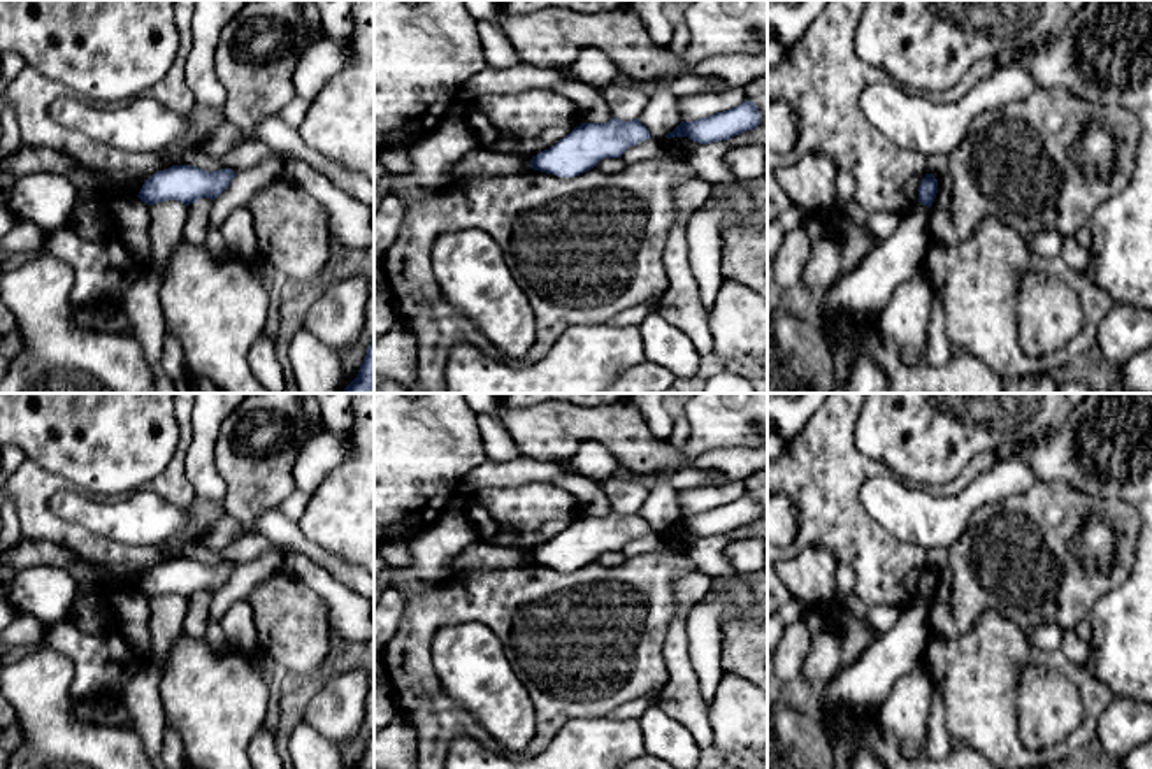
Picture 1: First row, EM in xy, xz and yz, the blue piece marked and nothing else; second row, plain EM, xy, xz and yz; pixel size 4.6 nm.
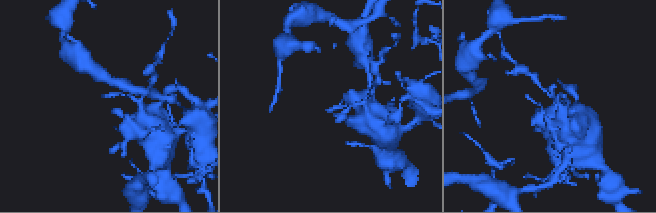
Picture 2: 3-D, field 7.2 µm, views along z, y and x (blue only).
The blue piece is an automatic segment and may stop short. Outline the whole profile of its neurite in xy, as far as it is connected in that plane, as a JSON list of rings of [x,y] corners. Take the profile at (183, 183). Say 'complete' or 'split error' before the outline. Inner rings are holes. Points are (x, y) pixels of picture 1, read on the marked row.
complete; [[[172,165],[146,179],[137,197],[148,205],[167,200],[198,204],[204,197],[218,198],[235,176],[232,169],[207,172],[190,165]]]

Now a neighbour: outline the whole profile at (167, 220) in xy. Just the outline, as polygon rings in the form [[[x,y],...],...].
[[[167,200],[149,205],[149,241],[153,251],[153,274],[158,277],[184,239],[183,228],[188,216],[188,205],[177,200]]]

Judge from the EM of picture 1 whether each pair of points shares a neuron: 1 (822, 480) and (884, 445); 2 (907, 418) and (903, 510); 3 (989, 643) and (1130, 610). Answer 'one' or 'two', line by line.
1: two
2: two
3: two

